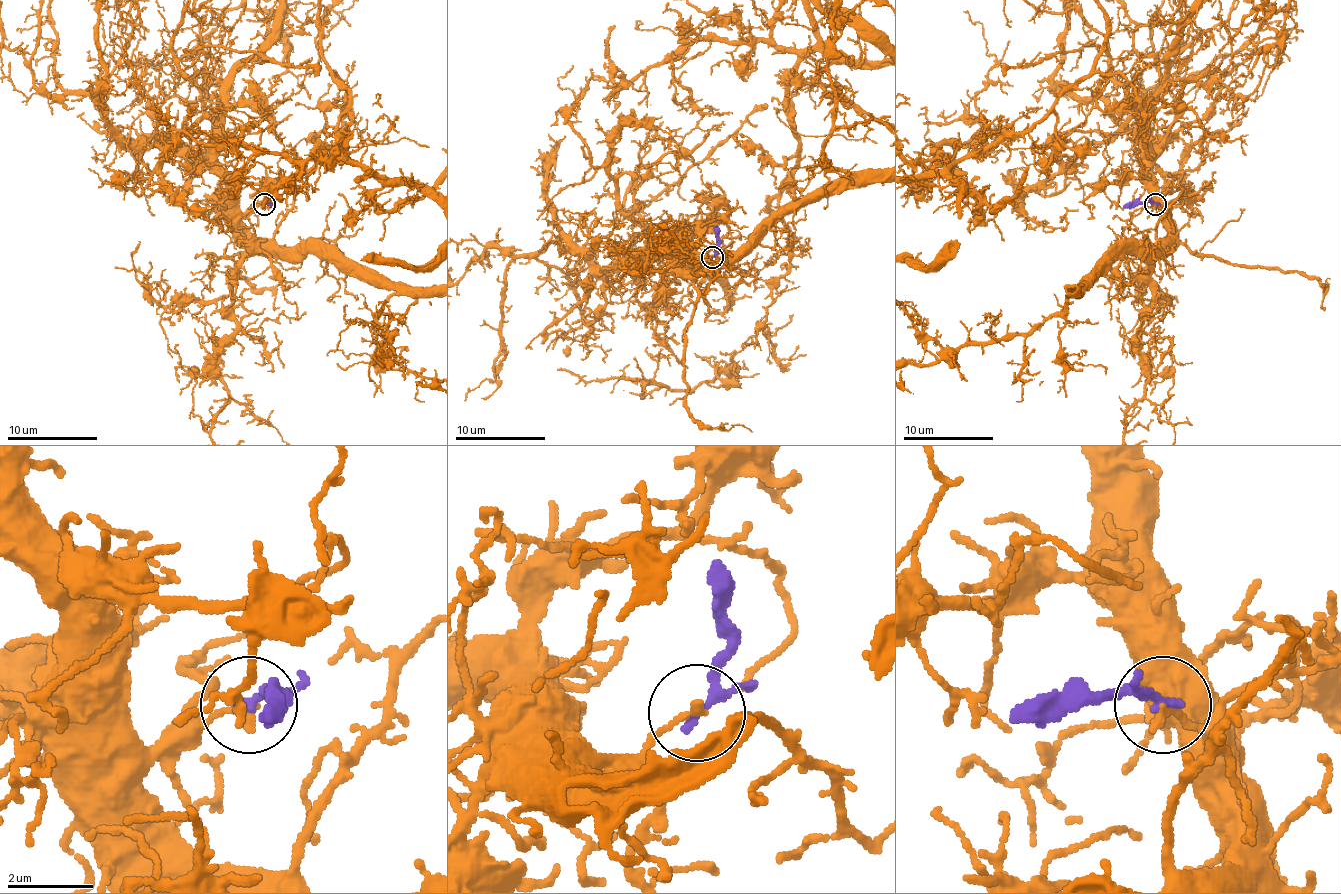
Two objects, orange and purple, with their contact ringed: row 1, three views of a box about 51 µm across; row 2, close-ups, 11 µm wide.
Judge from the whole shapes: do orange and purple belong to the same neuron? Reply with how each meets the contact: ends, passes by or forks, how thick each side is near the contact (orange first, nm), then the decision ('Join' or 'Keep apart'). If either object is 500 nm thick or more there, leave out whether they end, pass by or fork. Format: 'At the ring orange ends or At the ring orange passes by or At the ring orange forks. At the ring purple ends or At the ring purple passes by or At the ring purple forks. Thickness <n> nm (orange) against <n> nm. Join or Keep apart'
At the ring orange ends. At the ring purple passes by. Thickness 190 nm (orange) against 190 nm. Keep apart

